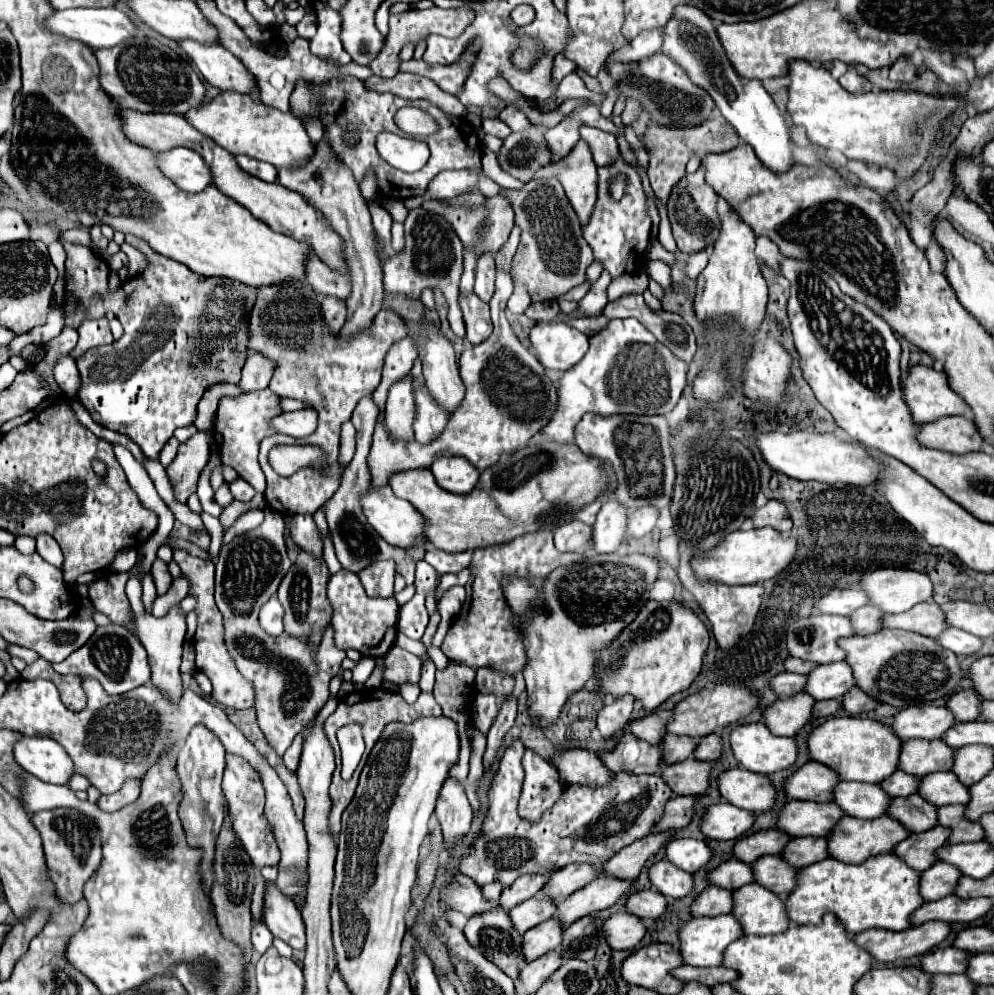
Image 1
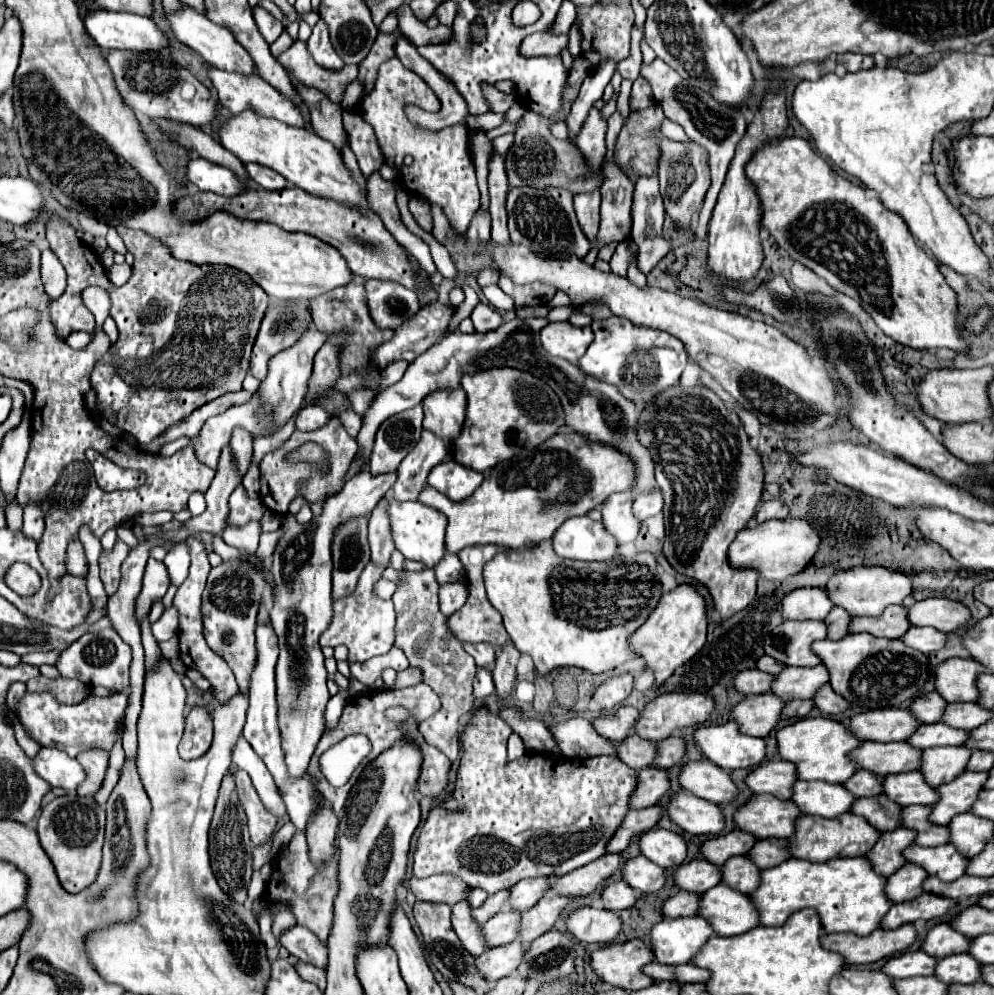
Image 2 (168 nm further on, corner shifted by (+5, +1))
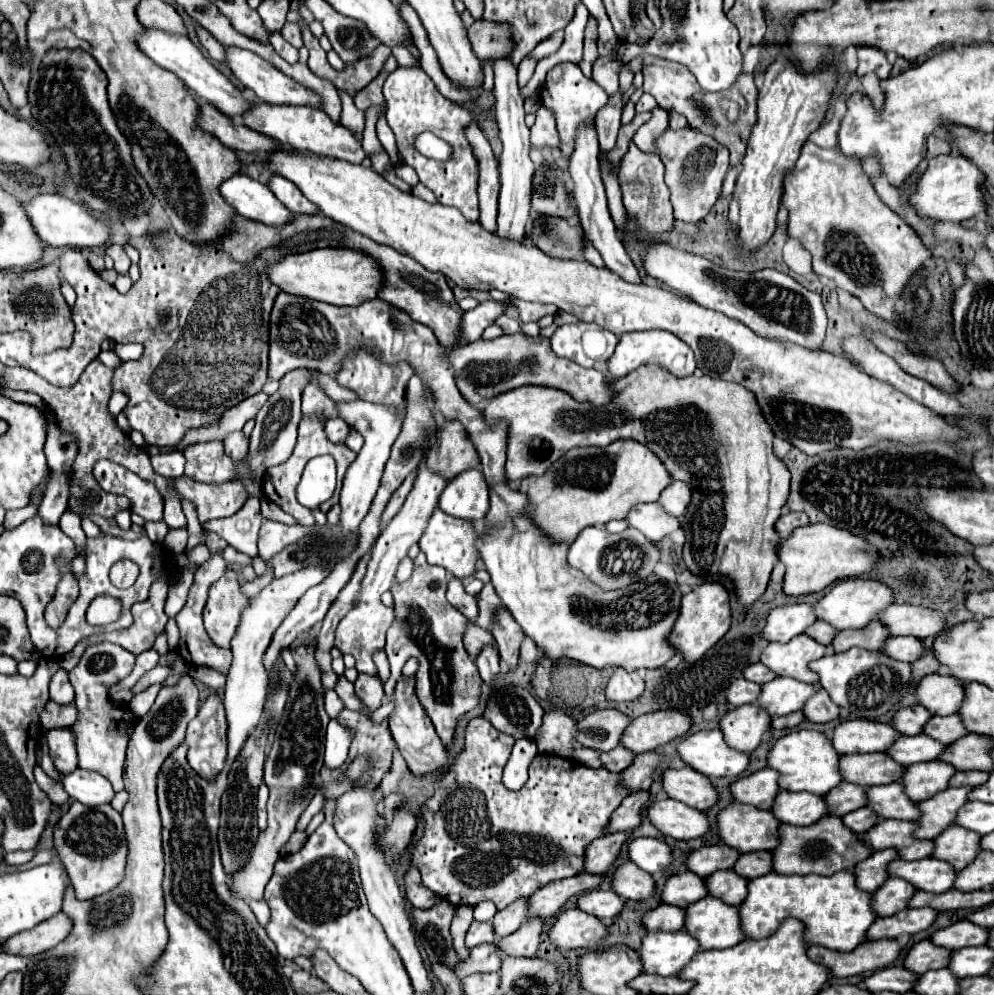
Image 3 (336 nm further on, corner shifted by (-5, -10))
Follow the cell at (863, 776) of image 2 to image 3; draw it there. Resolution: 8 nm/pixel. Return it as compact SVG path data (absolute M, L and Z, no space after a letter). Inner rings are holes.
M840 782L828 796L824 796L824 802L828 806L830 816L844 816L856 808L862 808L866 804L864 800L866 788L860 788L850 782Z

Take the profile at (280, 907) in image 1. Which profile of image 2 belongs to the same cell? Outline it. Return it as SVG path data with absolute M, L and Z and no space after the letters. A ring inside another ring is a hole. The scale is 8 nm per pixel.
M294 925L294 927L286 929L278 937L278 941L292 955L296 955L300 961L316 965L316 967L326 967L328 949L326 949L324 943L318 941L318 937L310 929L302 927L302 925Z

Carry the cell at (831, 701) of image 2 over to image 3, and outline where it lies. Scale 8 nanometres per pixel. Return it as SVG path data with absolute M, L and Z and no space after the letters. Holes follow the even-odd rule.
M824 688L816 690L816 694L810 696L802 706L802 714L810 722L836 720L838 712L840 712L840 708L836 708L836 704L832 704L832 700L828 700L828 694L824 692Z

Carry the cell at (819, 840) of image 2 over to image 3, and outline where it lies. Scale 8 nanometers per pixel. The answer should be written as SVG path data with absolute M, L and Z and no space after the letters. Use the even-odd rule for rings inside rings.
M826 816L810 826L778 826L778 846L772 850L772 868L778 874L824 874L832 876L840 870L850 870L852 864L868 858L872 850L850 832L840 818Z

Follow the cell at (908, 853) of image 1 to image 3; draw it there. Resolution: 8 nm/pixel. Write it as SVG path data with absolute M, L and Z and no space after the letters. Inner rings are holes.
M888 848L888 850L878 850L872 852L866 860L862 860L860 864L854 866L854 874L856 874L856 886L864 892L874 892L878 886L884 884L884 880L888 878L888 864L896 858L896 850Z

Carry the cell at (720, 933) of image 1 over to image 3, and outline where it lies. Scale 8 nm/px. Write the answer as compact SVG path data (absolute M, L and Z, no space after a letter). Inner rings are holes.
M648 932L638 950L642 972L658 976L674 976L692 960L700 944L688 932Z

